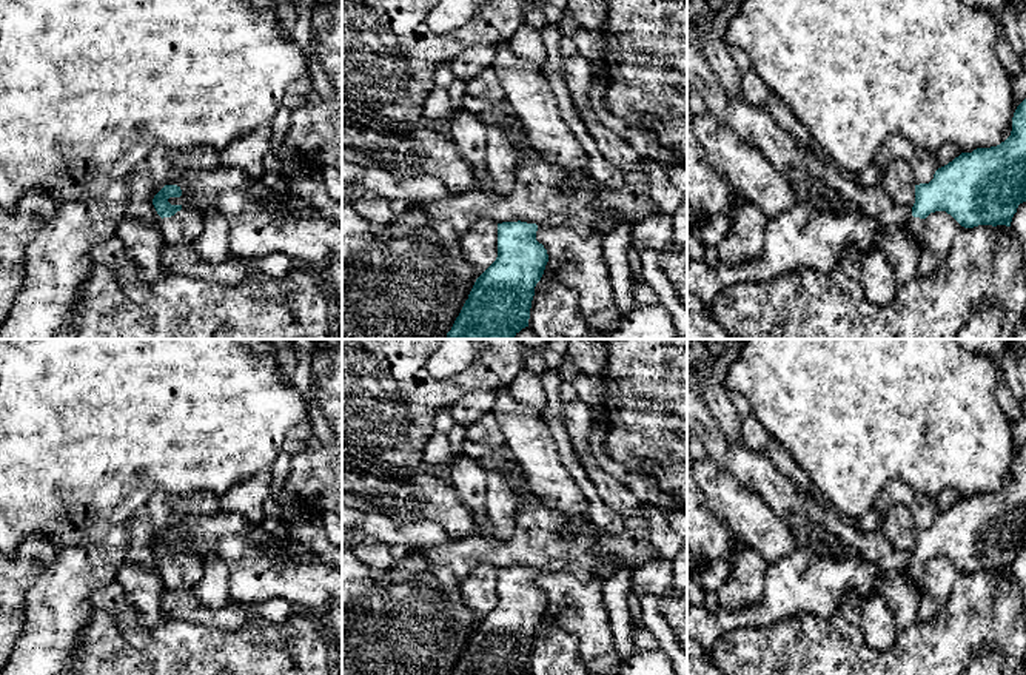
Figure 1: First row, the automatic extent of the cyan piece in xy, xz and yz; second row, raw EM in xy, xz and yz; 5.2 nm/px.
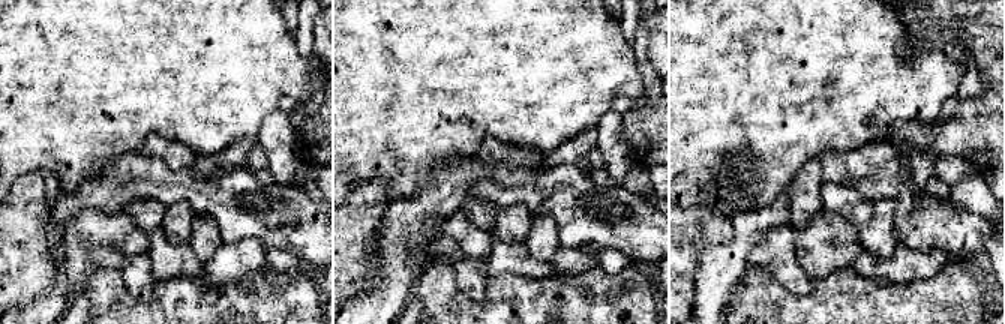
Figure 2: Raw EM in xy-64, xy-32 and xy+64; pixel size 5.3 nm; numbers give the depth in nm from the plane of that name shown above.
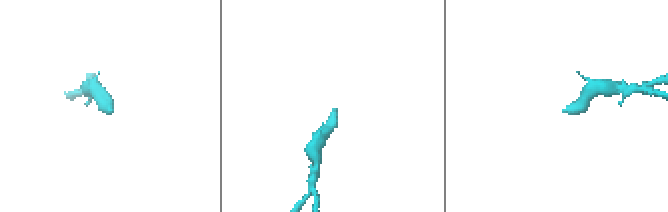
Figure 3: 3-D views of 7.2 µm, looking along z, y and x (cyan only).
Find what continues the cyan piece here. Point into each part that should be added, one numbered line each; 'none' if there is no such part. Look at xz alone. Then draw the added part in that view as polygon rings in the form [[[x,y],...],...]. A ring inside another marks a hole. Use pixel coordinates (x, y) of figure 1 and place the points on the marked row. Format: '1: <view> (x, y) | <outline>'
none

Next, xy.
1: xy (182, 228) | [[[183,205],[171,217],[163,217],[159,228],[169,245],[193,245],[203,228],[205,213],[196,205]]]

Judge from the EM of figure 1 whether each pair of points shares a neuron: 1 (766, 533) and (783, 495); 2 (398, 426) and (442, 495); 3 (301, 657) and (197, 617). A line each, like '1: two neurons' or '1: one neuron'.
1: two neurons
2: two neurons
3: two neurons

